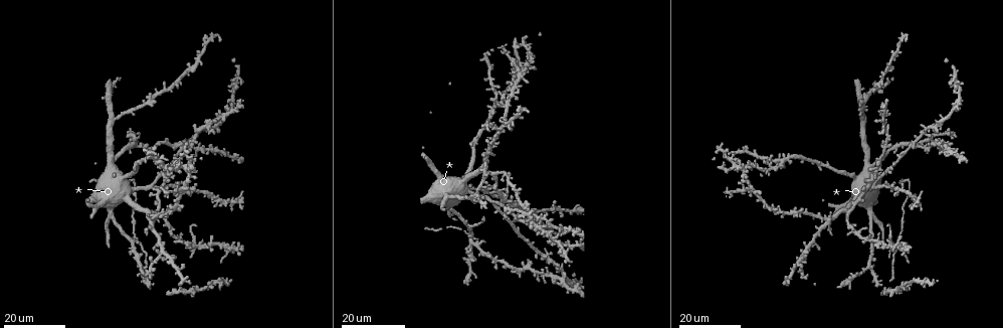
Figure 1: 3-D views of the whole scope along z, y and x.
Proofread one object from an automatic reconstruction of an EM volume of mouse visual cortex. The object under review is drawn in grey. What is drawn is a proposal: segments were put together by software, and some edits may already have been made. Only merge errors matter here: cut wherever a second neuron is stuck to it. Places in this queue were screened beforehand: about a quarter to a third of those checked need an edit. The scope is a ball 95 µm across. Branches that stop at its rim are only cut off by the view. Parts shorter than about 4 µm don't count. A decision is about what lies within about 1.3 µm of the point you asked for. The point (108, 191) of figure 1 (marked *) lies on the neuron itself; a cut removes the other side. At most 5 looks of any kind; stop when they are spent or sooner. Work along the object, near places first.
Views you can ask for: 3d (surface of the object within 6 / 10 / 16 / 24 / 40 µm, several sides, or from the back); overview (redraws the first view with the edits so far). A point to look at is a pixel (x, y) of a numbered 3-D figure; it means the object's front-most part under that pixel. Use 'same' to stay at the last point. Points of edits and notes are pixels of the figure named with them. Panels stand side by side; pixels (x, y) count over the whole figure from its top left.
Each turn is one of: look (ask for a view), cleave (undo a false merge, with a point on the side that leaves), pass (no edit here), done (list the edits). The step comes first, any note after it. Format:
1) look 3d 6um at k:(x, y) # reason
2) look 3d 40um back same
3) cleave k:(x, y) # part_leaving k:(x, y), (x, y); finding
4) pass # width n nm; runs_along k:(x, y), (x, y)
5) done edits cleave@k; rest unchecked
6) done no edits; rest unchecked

look 3d 16um at 1:(196, 243) # thin arm on a thick one

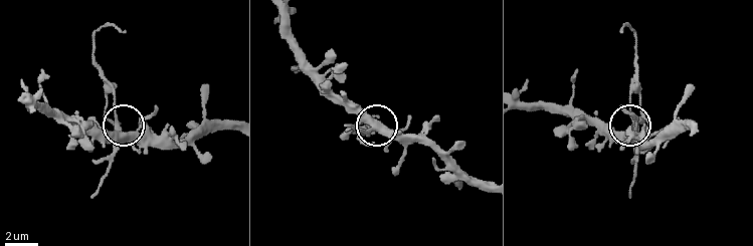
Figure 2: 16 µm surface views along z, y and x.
look 3d 10um at 2:(374, 133) # zoom in

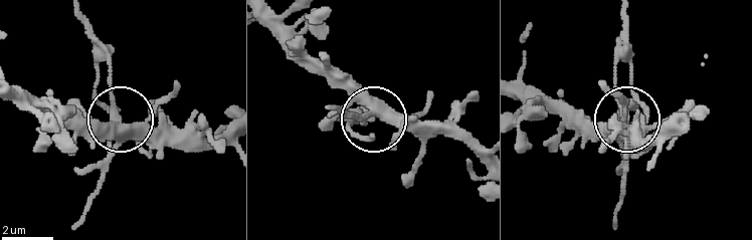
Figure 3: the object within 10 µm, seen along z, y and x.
pass # one neuron here

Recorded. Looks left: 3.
look 3d 24um at 1:(552, 239) # four arms meet

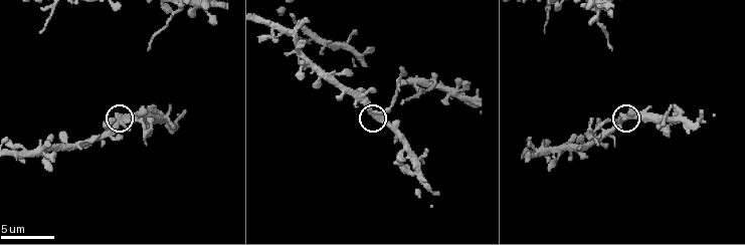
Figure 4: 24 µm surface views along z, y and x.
look 3d 10um at 4:(620, 121)

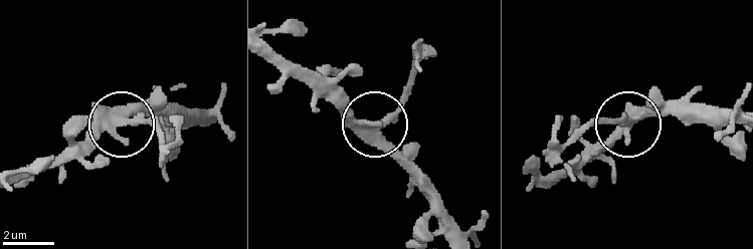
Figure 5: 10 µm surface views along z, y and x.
pass # arms 4; one neuron here

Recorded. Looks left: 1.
done no edits; rest unchecked

